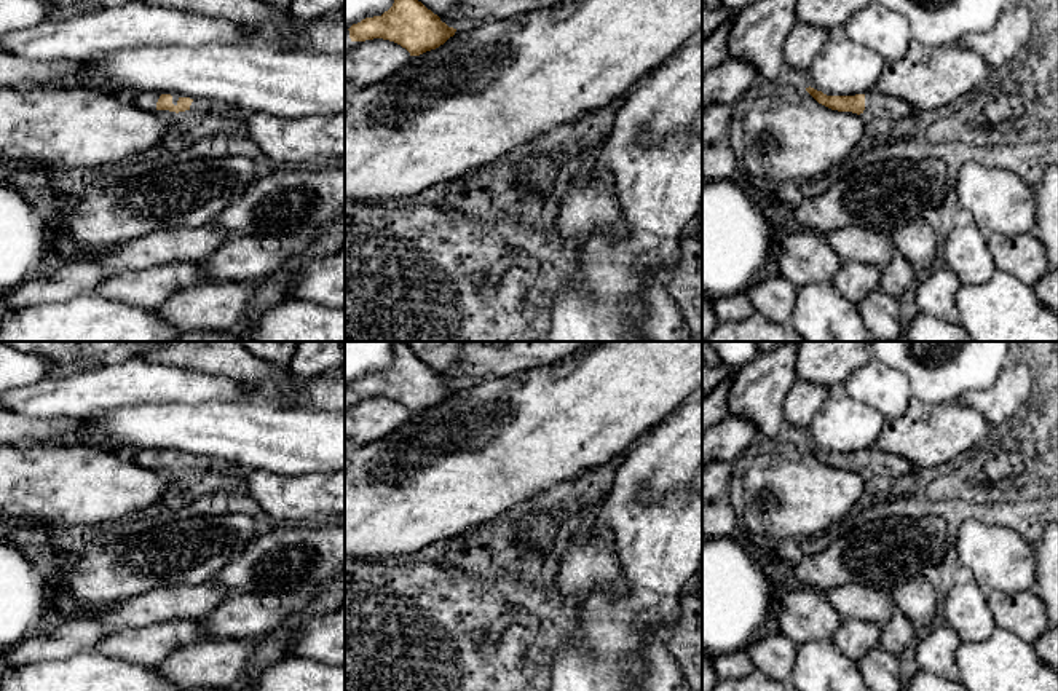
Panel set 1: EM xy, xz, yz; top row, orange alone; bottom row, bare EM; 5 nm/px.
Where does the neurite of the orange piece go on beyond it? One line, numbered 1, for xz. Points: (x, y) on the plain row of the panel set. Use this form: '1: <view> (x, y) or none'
1: none

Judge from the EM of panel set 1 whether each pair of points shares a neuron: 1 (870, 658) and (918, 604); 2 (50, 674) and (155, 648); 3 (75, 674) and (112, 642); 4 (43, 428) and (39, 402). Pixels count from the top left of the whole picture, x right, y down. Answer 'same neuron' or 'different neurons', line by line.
1: same neuron
2: different neurons
3: different neurons
4: different neurons

